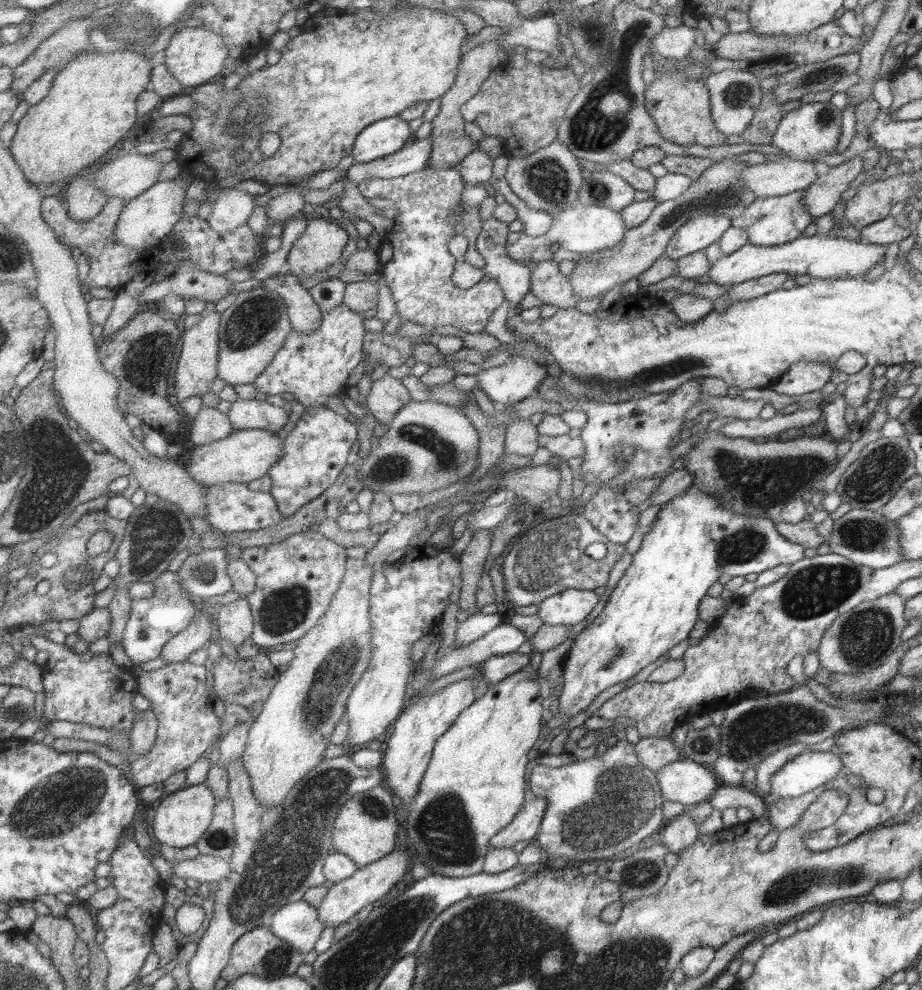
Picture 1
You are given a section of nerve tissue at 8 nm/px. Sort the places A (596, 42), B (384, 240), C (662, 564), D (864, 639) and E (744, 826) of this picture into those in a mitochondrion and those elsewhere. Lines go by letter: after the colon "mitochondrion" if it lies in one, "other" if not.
A: mitochondrion
B: other
C: other
D: mitochondrion
E: other

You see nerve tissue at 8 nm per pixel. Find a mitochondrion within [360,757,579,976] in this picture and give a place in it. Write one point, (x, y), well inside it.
(447, 841)

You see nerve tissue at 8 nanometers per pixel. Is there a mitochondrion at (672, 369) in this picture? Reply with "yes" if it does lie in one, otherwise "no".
yes

